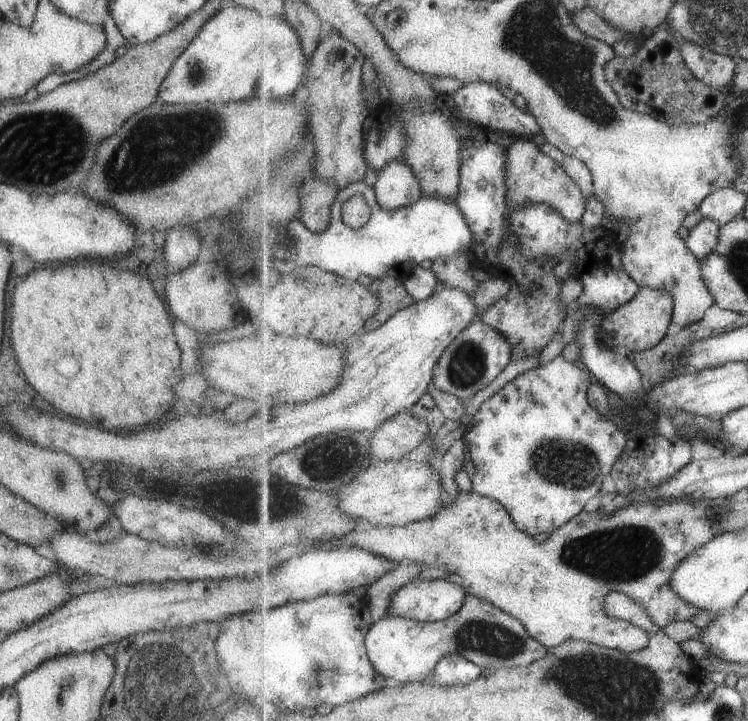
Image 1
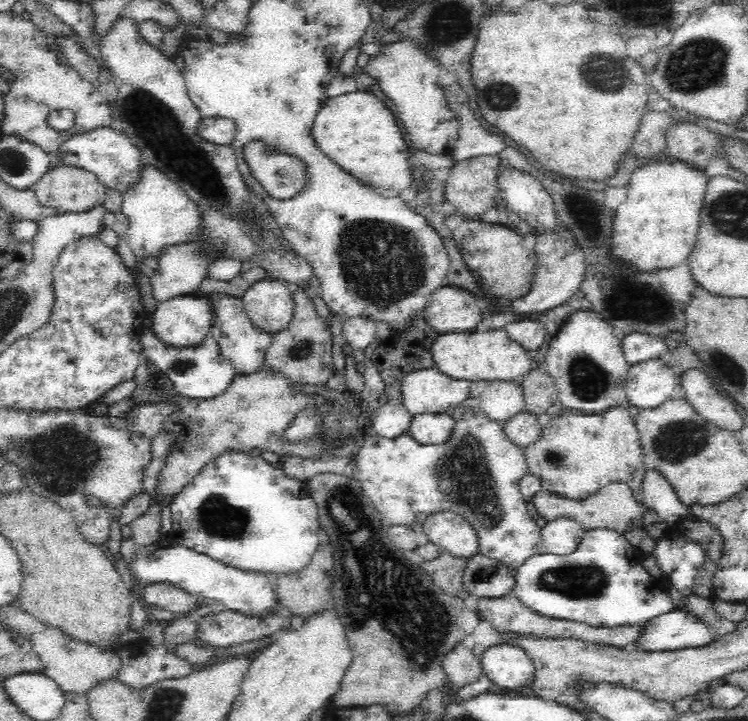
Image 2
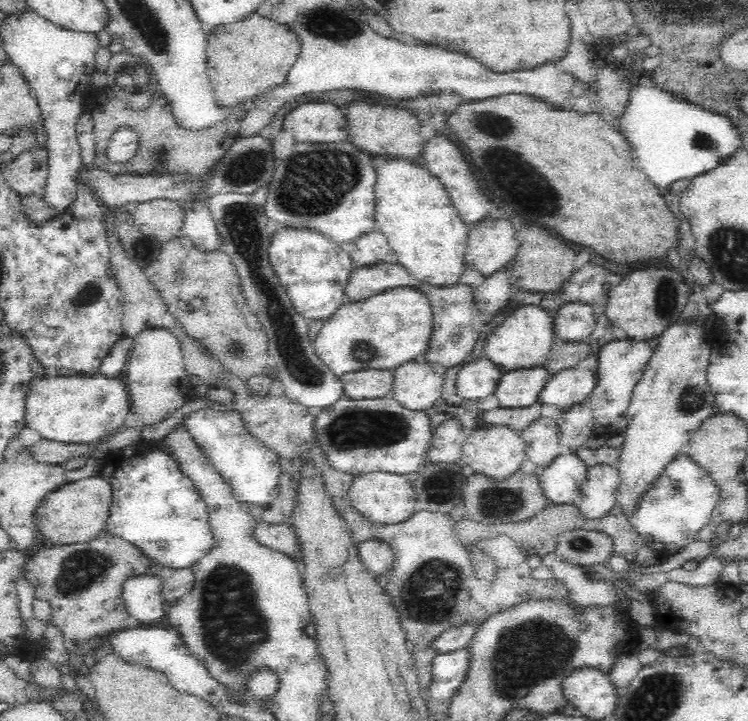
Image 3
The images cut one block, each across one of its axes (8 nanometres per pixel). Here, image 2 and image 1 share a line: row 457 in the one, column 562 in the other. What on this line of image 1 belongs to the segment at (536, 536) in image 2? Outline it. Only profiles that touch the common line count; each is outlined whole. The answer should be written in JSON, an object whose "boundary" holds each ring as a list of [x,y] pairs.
{"boundary":[[[563,356],[556,357],[547,366],[522,373],[512,382],[509,382],[498,394],[495,394],[481,406],[467,432],[460,432],[467,444],[468,456],[464,463],[464,470],[472,479],[473,492],[501,502],[509,510],[510,516],[519,530],[531,537],[541,533],[549,533],[551,536],[555,530],[590,508],[591,500],[601,493],[605,478],[614,470],[614,465],[619,461],[619,458],[622,458],[623,452],[626,450],[625,444],[628,440],[625,438],[625,434],[613,424],[611,418],[598,414],[594,411],[595,405],[589,403],[588,391],[594,382],[592,375],[580,362],[566,360]]]}

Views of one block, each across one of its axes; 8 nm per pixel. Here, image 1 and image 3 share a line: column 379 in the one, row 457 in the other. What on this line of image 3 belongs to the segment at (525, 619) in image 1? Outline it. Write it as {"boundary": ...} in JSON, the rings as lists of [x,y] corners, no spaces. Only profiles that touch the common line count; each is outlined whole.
{"boundary":[[[552,417],[537,418],[520,433],[526,443],[526,460],[542,469],[550,465],[564,450],[559,442],[557,422]]]}

